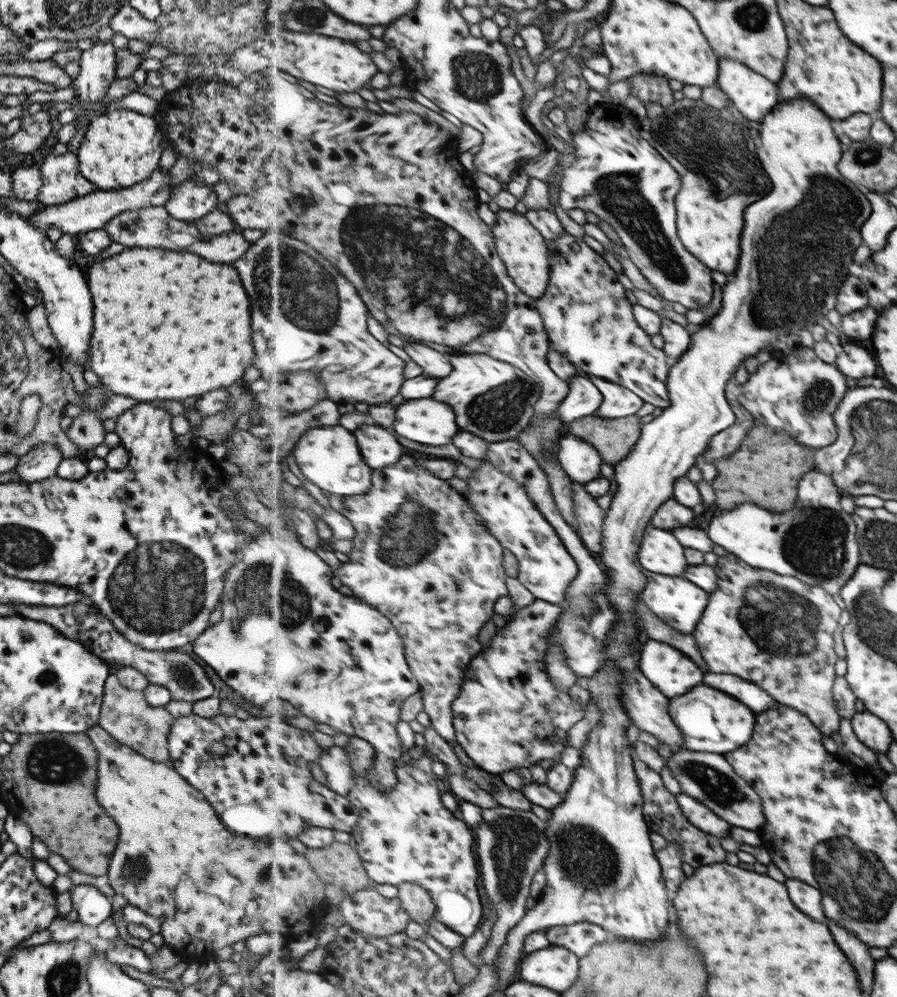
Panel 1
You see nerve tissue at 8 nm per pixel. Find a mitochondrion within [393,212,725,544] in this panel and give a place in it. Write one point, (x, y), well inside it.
(498, 409)

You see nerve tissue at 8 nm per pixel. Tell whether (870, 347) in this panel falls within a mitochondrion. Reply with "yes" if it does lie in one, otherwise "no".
no

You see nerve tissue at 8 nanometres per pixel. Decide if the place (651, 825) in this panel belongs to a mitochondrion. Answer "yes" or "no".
no

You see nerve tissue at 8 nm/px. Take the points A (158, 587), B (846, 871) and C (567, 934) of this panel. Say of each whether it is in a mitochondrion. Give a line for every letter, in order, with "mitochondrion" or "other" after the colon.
A: mitochondrion
B: mitochondrion
C: other

